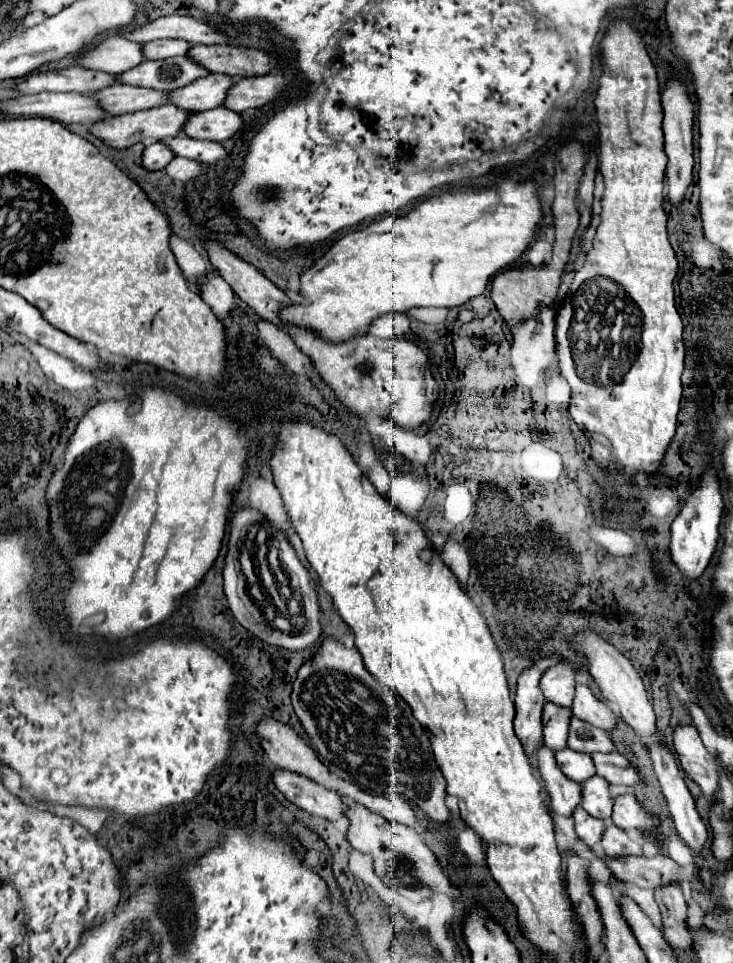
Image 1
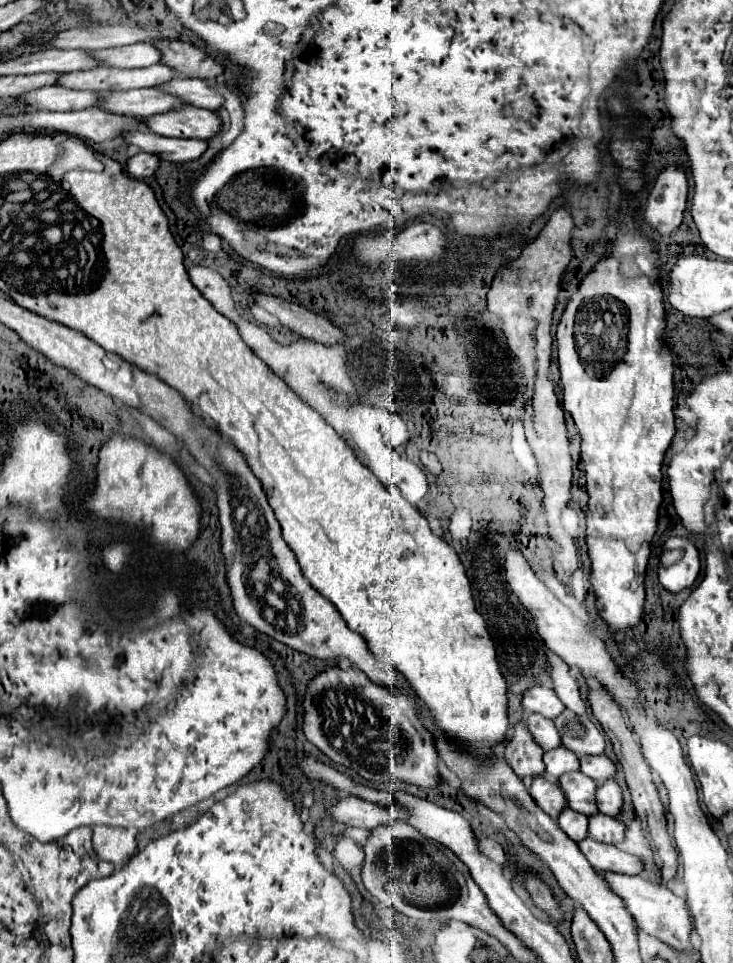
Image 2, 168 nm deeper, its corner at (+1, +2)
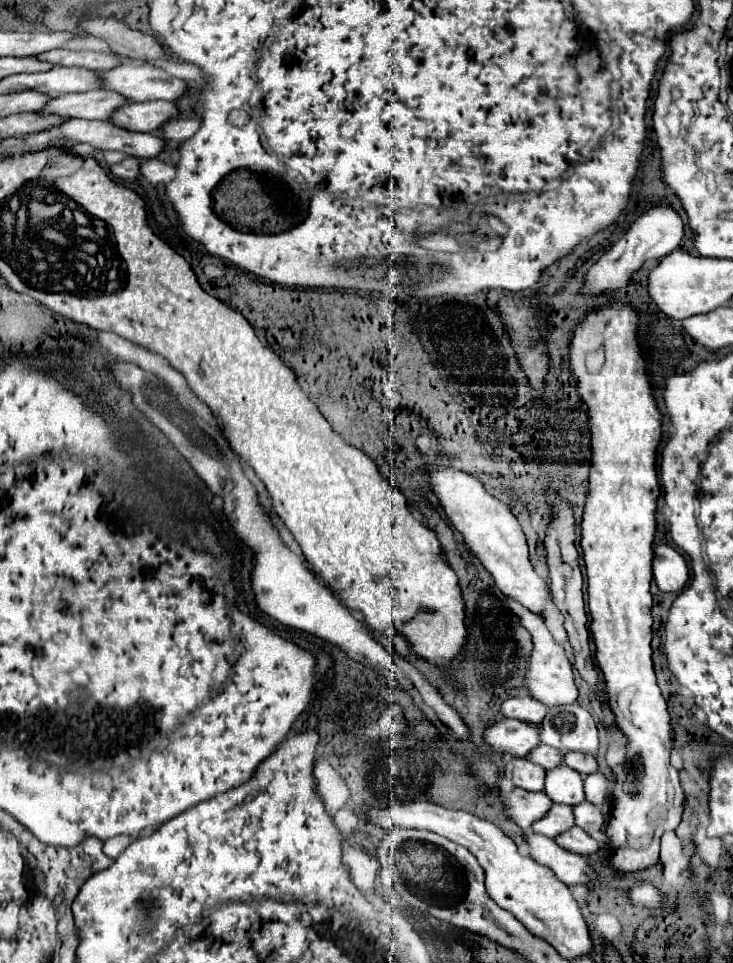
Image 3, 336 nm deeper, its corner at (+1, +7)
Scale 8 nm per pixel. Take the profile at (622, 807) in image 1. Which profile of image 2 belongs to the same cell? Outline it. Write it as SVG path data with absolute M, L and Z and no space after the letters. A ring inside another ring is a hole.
M614 779L604 781L598 789L596 789L596 805L598 811L610 817L616 817L622 809L622 791L618 787L618 783Z

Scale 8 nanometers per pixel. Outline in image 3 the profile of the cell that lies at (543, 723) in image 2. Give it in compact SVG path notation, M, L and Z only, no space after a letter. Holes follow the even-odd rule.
M502 718L484 732L484 740L498 752L512 756L526 756L540 744L540 726Z

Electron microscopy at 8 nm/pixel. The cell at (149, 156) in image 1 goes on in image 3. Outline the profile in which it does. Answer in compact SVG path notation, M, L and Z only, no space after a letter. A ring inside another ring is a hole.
M128 156L126 160L110 166L110 170L112 170L112 176L120 180L134 180L140 176L140 164L138 164L138 158L134 156Z

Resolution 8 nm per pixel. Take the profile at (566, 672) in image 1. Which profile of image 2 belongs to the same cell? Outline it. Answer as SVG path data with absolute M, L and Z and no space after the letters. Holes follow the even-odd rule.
M536 685L532 689L528 689L522 697L522 709L526 713L540 713L546 719L554 719L564 711L562 701L556 697L554 689L550 687L542 687Z

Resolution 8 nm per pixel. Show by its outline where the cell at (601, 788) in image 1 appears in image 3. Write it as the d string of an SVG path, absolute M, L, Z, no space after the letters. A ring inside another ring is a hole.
M568 766L548 770L544 792L558 804L576 806L584 802L584 778Z

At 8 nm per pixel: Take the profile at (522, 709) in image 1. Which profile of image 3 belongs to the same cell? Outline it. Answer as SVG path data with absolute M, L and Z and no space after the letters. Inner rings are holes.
M510 756L510 764L506 764L504 774L514 786L530 790L530 792L540 792L546 770L526 760L526 756Z

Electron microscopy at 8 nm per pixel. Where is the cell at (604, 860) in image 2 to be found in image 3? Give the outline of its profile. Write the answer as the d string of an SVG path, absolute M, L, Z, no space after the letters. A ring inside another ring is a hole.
M574 826L568 832L556 836L554 840L556 840L558 846L562 846L562 848L566 848L570 852L576 852L576 854L584 854L584 856L596 854L600 850L600 844L588 832L584 832L578 826Z

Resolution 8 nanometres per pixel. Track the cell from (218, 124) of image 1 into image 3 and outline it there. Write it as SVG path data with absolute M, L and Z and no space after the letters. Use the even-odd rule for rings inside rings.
M166 100L130 102L118 108L112 122L134 132L158 132L170 118L178 116L178 106Z

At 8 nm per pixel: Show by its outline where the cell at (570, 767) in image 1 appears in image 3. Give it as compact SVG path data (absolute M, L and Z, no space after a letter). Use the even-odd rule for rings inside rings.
M540 744L538 748L534 748L534 752L530 752L528 758L532 762L544 766L546 770L552 770L552 768L558 768L564 764L564 754L558 748L552 748L546 744Z

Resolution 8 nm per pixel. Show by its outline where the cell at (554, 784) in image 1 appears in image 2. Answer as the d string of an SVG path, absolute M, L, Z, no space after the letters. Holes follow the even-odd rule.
M536 777L528 791L530 791L530 797L538 803L538 807L554 819L566 805L566 797L560 791L560 787L554 781L546 781L544 777Z

